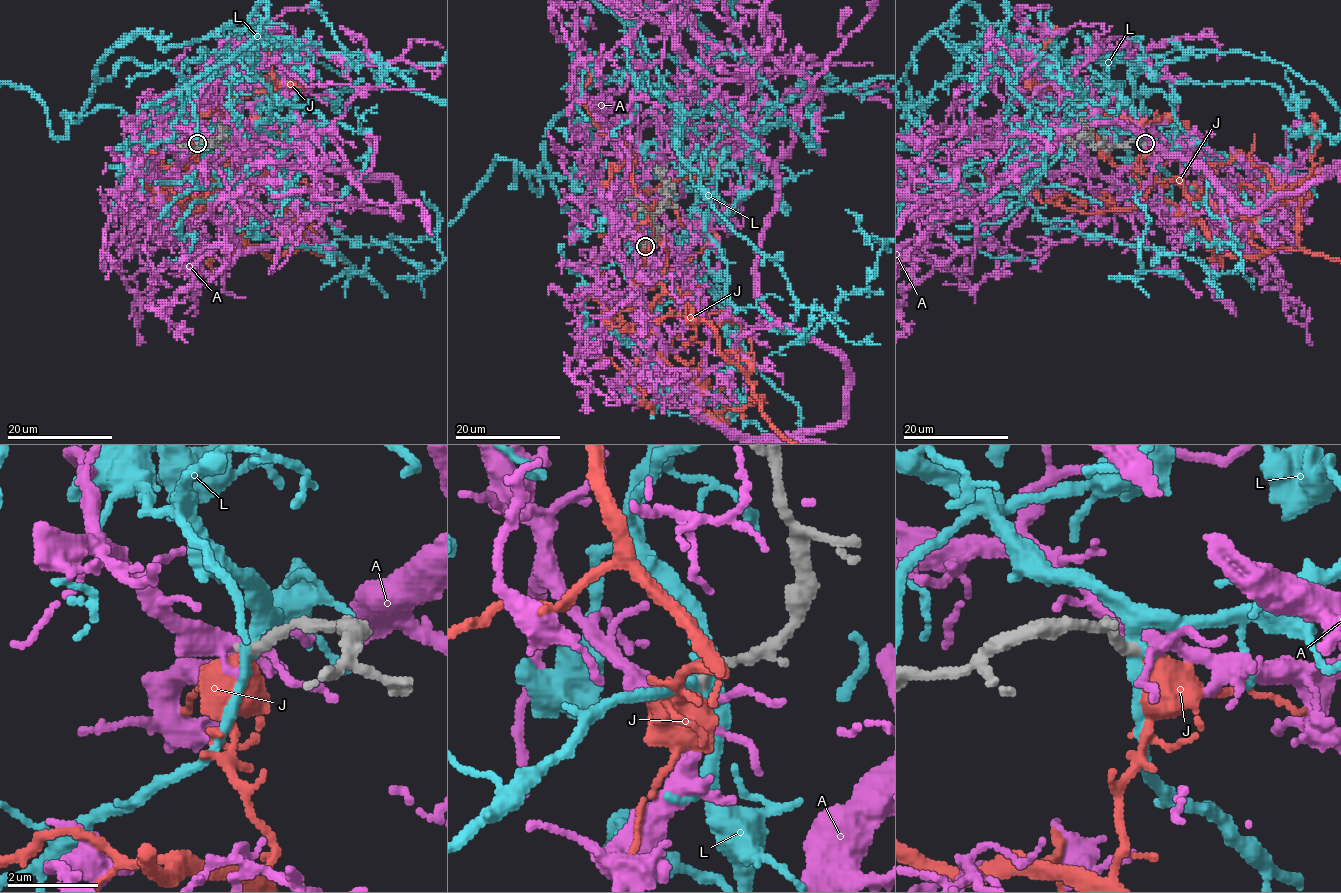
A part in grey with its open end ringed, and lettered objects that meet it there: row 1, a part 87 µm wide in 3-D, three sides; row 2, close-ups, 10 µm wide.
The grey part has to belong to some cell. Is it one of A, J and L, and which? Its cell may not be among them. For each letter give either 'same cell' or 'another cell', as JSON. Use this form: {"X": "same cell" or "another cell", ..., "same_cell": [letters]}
{"A": "same cell", "J": "another cell", "L": "another cell", "same_cell": ["A"]}

